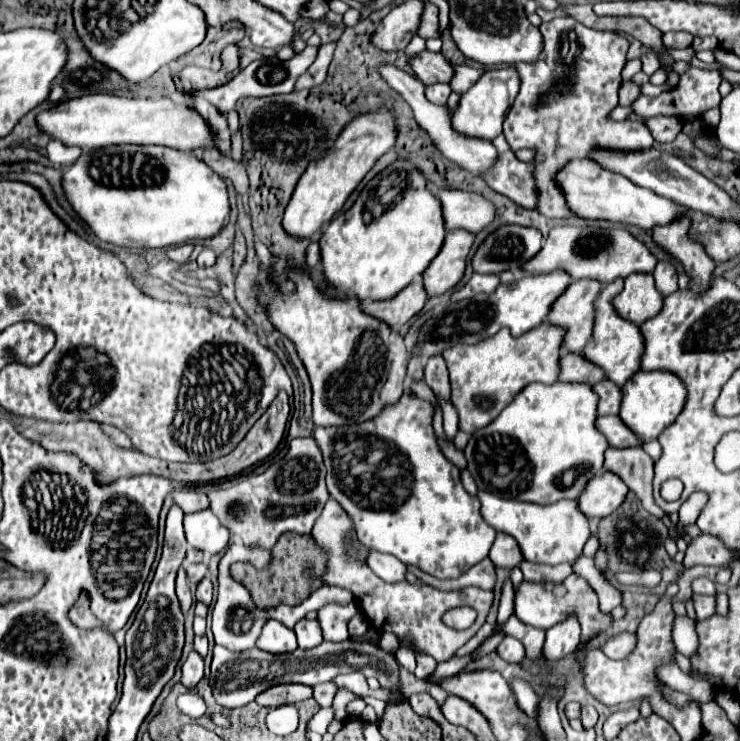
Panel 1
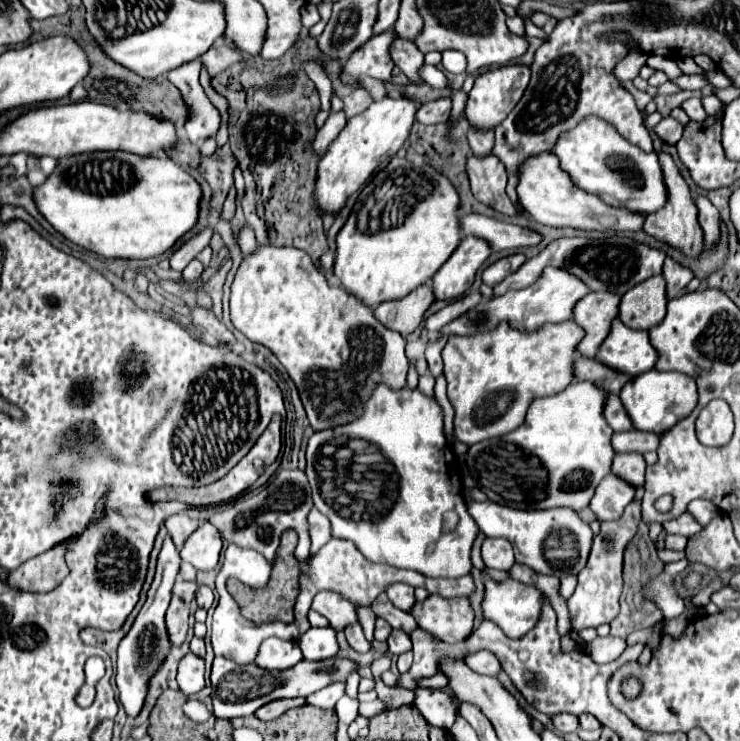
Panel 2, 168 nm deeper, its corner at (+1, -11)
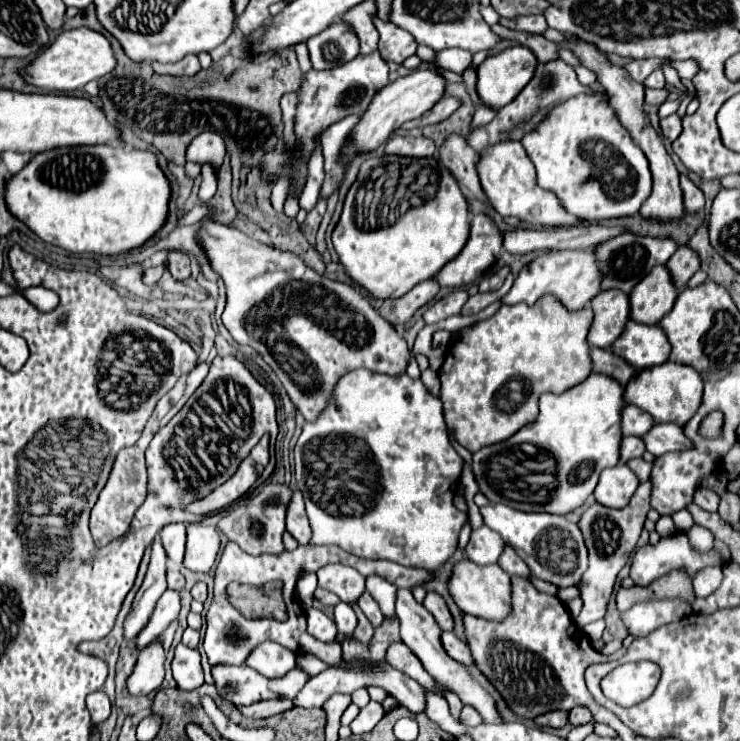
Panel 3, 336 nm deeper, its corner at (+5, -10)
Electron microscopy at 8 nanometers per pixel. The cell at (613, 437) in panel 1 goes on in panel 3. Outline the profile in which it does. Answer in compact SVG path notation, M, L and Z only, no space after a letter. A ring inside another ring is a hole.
M657 424L655 428L651 428L649 434L643 436L643 440L647 442L647 450L659 458L667 452L681 452L681 450L689 450L693 444L691 440L685 436L683 426L677 424Z

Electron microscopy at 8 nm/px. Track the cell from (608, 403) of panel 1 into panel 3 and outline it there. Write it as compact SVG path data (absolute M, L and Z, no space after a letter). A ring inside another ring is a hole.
M633 404L623 408L623 434L625 436L645 436L655 426L651 414L635 408Z

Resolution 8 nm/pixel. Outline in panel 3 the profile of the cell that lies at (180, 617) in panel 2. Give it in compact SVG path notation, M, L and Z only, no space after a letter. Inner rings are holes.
M155 642L155 646L147 646L147 650L141 650L133 672L127 678L129 694L143 696L157 690L165 676L163 662L165 662L165 652L161 648L161 642Z

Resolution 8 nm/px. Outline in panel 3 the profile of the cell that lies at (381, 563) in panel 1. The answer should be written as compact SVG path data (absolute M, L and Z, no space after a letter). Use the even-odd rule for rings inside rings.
M399 588L395 612L397 612L397 618L399 618L399 622L401 622L401 640L403 640L403 642L411 648L411 652L421 660L423 668L425 668L435 680L439 680L443 686L447 686L447 688L451 688L453 692L457 692L463 704L473 706L473 708L483 716L483 722L489 722L489 724L493 724L493 722L503 722L501 716L499 716L497 710L495 710L495 700L469 676L467 668L465 668L463 664L455 662L453 658L447 658L447 654L443 654L441 642L439 642L439 632L441 632L441 630L439 630L437 622L433 620L433 616L425 610L425 606L419 604L419 602L413 598L411 590Z

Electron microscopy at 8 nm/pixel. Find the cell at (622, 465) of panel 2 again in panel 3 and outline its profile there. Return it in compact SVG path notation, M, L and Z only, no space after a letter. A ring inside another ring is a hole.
M625 436L621 444L621 462L627 462L631 458L639 458L645 452L645 442L643 438L637 436Z

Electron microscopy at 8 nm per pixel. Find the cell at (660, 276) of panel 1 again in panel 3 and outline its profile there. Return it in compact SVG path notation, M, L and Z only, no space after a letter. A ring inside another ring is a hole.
M679 246L677 252L671 256L671 260L667 262L667 268L671 270L671 274L675 278L675 286L685 288L687 280L701 268L701 260L693 248Z

